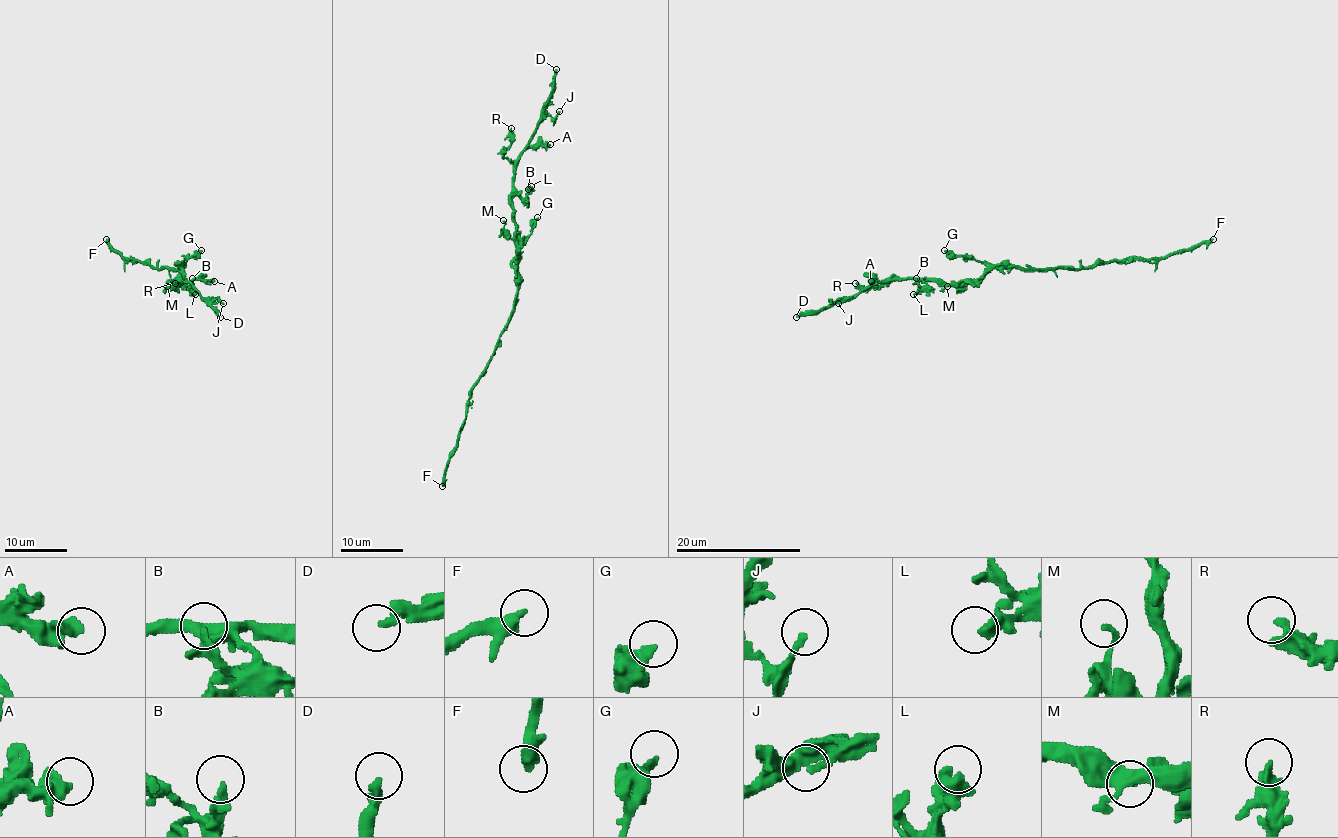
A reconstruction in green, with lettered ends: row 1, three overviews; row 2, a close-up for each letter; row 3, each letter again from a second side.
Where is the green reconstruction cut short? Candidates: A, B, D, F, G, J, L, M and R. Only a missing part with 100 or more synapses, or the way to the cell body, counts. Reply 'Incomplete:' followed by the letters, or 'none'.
Incomplete: D

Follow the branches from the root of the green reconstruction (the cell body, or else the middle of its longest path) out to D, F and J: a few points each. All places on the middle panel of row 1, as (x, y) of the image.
D: (517, 276), (517, 236), (512, 220), (514, 161), (537, 126), (553, 90), (556, 69)
F: (517, 276), (515, 309), (500, 336), (498, 347), (486, 372), (472, 390), (465, 422), (442, 486)
J: (517, 276), (517, 236), (512, 220), (514, 161), (536, 128), (548, 115), (554, 117), (559, 111)

